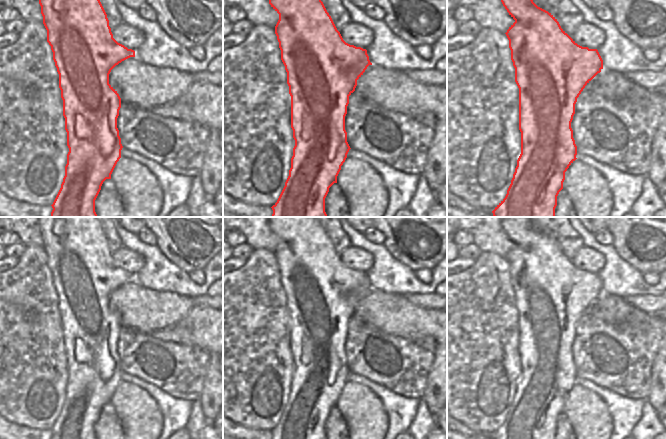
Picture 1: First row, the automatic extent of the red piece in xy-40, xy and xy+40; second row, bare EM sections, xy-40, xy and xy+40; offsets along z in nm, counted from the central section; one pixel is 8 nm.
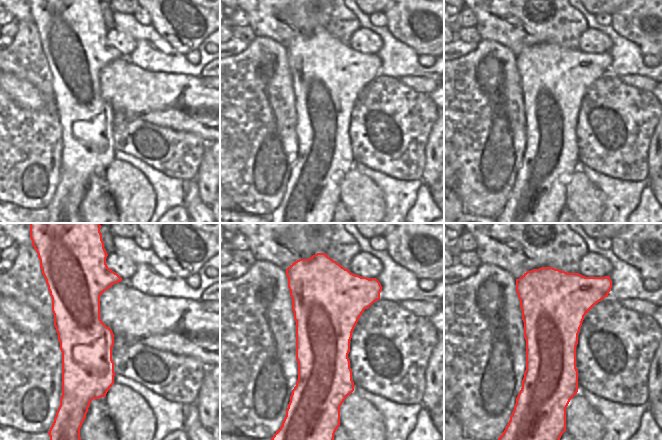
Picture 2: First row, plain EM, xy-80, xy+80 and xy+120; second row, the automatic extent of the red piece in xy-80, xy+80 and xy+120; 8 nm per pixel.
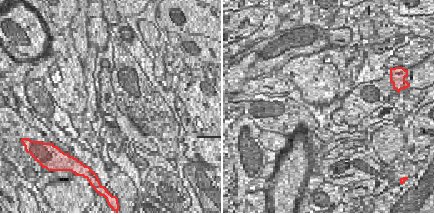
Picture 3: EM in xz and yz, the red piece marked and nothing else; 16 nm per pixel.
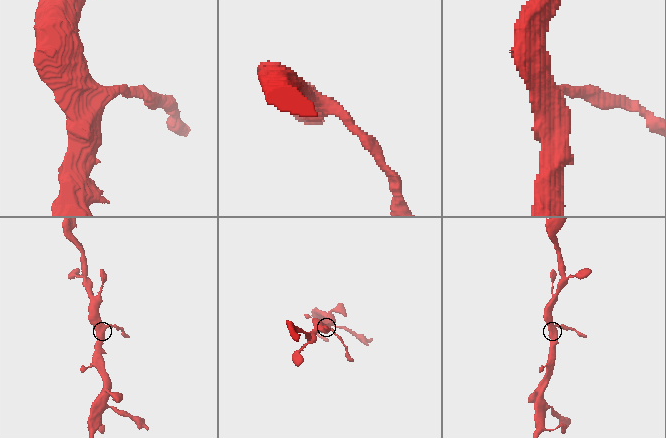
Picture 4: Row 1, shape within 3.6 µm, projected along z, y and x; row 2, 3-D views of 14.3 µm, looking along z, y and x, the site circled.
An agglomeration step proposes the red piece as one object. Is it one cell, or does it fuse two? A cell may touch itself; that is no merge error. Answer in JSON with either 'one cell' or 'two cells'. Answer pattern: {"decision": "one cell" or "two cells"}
{"decision": "two cells"}

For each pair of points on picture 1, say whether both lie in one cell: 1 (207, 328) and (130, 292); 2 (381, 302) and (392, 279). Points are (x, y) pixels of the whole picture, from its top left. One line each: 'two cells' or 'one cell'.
1: one cell
2: two cells

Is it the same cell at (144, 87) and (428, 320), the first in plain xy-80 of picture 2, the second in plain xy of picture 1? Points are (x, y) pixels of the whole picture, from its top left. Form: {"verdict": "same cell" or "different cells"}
{"verdict": "same cell"}

